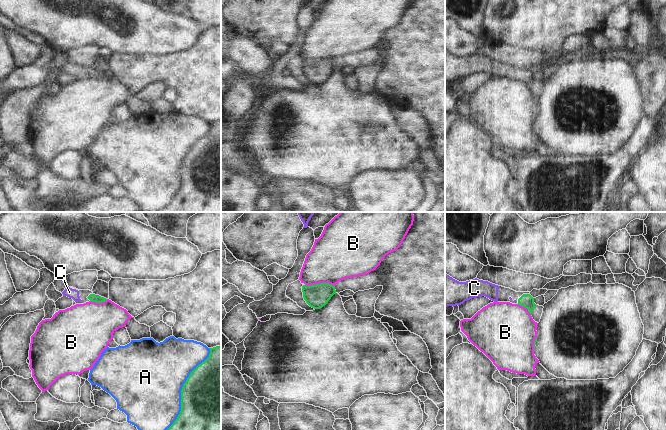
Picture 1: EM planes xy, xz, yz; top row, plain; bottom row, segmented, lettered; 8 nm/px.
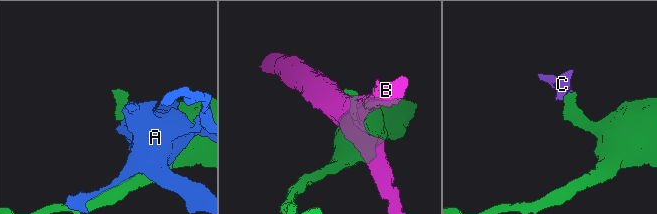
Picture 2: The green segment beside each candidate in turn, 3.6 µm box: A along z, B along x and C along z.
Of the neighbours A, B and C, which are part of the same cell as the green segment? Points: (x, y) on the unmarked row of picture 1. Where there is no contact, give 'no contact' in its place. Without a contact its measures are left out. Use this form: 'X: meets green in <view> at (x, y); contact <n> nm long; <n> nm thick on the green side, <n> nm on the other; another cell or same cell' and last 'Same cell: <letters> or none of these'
A: meets green in xy at (181, 168); contact 800 nm long; 500 nm thick on the green side, 500 nm on the other; another cell
B: meets green in xz at (320, 59); contact 240 nm long; 190 nm thick on the green side, 380 nm on the other; another cell
C: meets green in xy at (97, 72); contact 30 nm long; 60 nm thick on the green side, 20 nm on the other; same cell
Same cell: C

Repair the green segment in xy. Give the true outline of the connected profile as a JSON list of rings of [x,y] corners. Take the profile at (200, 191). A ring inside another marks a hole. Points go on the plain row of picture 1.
[[[221,122],[210,124],[209,133],[190,149],[181,166],[180,190],[159,212],[221,212]]]

